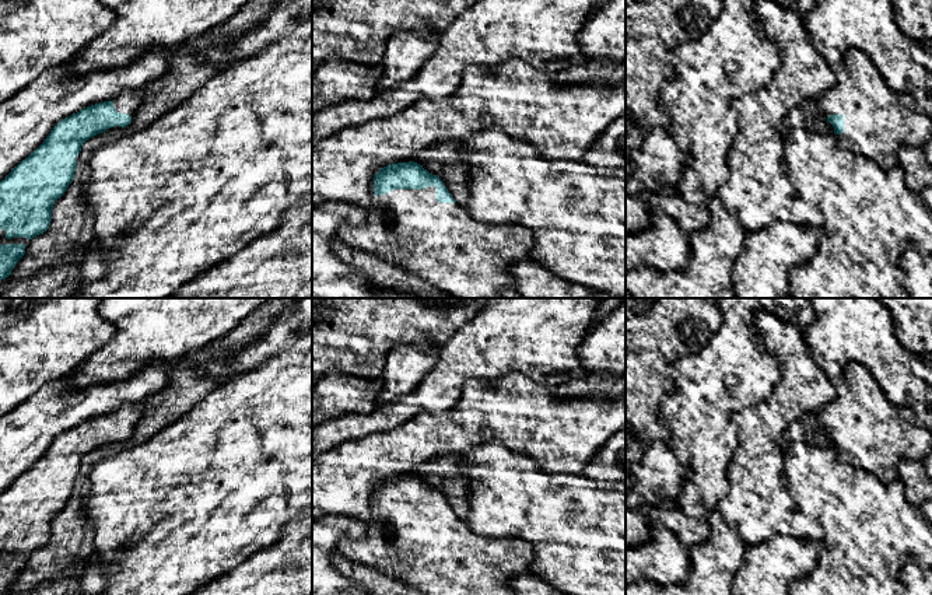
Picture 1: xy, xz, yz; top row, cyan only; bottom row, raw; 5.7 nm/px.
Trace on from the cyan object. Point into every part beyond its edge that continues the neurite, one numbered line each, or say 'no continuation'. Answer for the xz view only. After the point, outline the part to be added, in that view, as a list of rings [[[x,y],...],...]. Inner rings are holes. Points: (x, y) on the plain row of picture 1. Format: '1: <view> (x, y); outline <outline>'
1: xz (435, 555); outline [[[435,500],[374,510],[365,536],[340,542],[337,553],[399,578],[425,595],[514,595],[511,581],[529,574],[535,559],[526,540],[487,539],[472,532],[458,515],[438,517]]]

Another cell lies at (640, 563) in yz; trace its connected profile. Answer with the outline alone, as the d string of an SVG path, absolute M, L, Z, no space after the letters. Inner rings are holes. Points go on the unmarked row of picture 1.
M651 524L651 539L645 545L626 547L626 584L641 578L662 585L686 584L689 577L689 549L668 528Z

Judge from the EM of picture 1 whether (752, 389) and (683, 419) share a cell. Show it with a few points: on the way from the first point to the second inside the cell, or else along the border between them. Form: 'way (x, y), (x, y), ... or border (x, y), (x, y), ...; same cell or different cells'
way (735, 399), (717, 399), (700, 409); same cell

